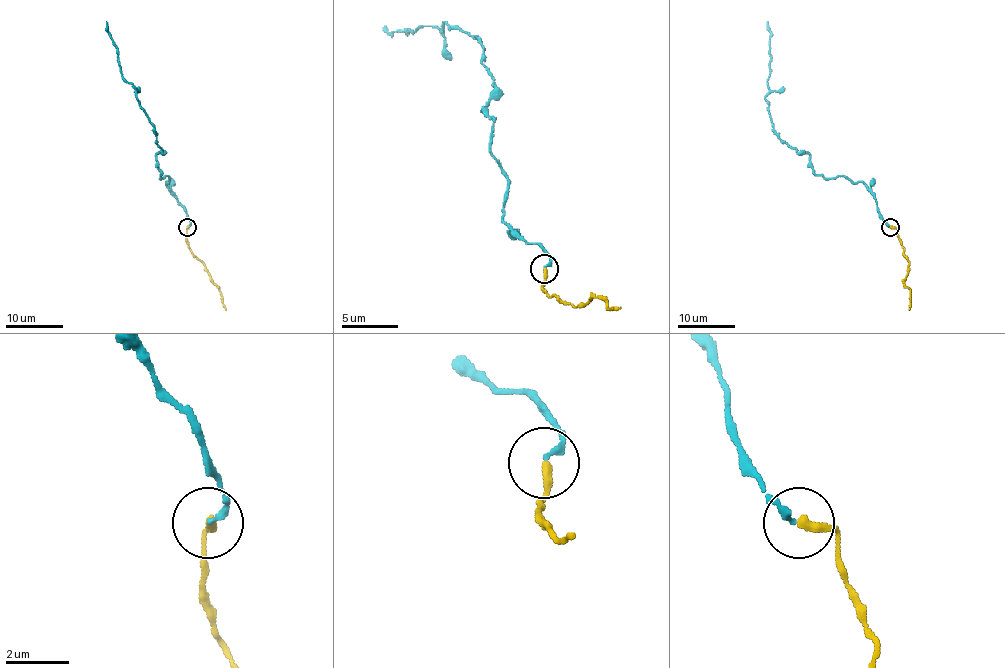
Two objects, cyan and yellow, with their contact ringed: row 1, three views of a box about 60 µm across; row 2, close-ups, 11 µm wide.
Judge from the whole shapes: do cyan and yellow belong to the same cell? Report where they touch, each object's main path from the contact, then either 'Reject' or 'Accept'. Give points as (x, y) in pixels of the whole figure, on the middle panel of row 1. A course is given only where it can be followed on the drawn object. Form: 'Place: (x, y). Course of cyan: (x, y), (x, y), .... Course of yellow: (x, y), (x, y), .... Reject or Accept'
Place: (544, 269). Course of cyan: (543, 268), (549, 257), (504, 220), (481, 42), (444, 22), (385, 25). Course of yellow: (543, 268), (543, 282), (549, 296), (577, 307), (600, 296), (608, 307), (619, 307). Accept

